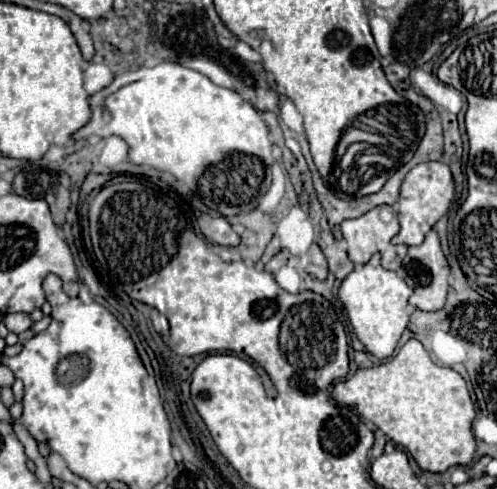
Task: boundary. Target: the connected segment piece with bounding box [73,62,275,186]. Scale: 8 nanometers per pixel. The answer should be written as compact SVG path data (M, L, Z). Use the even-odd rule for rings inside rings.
M161 62L155 68L139 68L127 74L121 74L113 80L111 86L91 96L93 116L89 124L85 124L73 140L89 138L89 136L121 136L129 144L129 160L133 164L147 164L155 170L169 172L177 180L195 186L195 182L203 176L207 166L221 162L227 154L241 152L247 156L255 156L263 162L263 166L271 166L275 160L271 156L273 144L269 142L269 130L263 122L261 114L245 102L239 94L229 88L213 84L207 76L185 68L173 62Z

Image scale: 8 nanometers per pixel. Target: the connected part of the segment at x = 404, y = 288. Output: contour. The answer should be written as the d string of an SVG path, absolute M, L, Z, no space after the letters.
M375 254L371 260L363 266L357 266L339 288L339 300L343 308L347 310L349 322L353 326L353 332L365 346L365 350L377 358L389 358L393 350L397 348L397 342L407 328L409 312L407 312L407 300L413 294L413 290L403 282L403 278L397 276L397 272L385 270L381 266L381 256Z

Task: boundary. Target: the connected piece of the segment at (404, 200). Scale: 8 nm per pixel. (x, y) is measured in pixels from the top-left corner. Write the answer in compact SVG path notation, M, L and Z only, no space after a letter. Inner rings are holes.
M423 162L413 166L403 184L401 184L401 196L399 196L399 224L401 230L393 238L395 244L407 244L407 246L417 246L423 242L425 234L433 228L433 224L447 214L451 202L455 196L455 184L451 178L451 170L443 162Z

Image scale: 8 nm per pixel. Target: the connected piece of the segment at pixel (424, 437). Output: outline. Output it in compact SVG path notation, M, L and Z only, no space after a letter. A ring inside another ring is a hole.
M415 338L405 342L393 360L359 368L351 378L337 382L331 396L338 405L355 408L360 417L405 446L421 470L445 472L453 464L469 464L475 454L471 430L475 406L469 398L467 382L459 372L437 366Z

